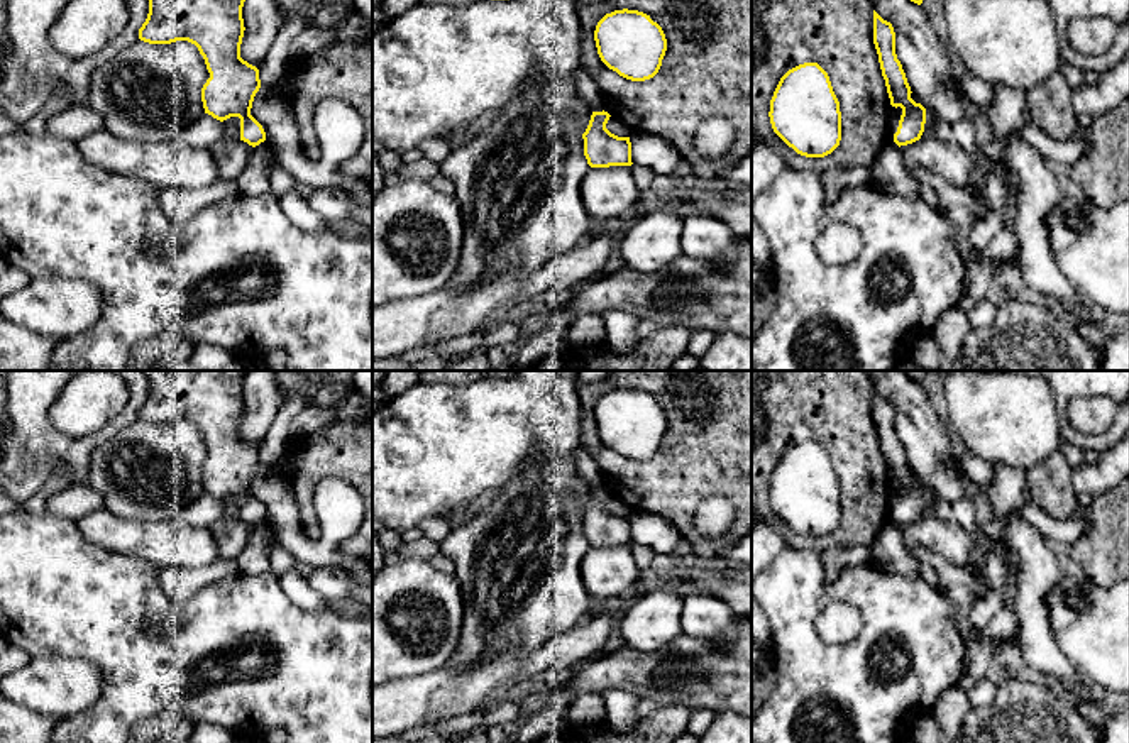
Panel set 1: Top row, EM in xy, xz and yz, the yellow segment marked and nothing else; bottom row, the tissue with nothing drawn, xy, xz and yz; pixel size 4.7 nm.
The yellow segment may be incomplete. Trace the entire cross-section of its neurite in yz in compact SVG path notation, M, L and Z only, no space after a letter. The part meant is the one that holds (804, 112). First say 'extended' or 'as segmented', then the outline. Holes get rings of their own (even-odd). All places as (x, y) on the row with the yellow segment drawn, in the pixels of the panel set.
as segmented | M818 63L799 64L780 78L768 117L774 132L801 156L824 157L840 146L840 102Z

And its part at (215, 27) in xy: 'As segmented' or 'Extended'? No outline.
As segmented

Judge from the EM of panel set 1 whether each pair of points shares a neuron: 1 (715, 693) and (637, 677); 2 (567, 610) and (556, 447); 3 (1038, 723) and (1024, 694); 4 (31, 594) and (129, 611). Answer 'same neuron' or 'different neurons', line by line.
1: same neuron
2: same neuron
3: same neuron
4: same neuron

